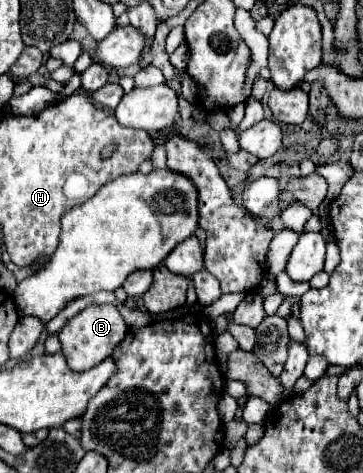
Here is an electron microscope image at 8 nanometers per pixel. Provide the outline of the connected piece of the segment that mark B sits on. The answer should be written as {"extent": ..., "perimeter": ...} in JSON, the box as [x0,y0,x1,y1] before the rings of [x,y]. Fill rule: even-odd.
{"extent":[59,304,127,370],"perimeter":[[[91,304],[79,314],[75,314],[67,324],[59,330],[59,342],[61,352],[65,354],[71,370],[87,370],[103,362],[107,356],[111,356],[111,350],[119,346],[119,342],[127,334],[127,324],[123,322],[123,316],[115,304]]]}

